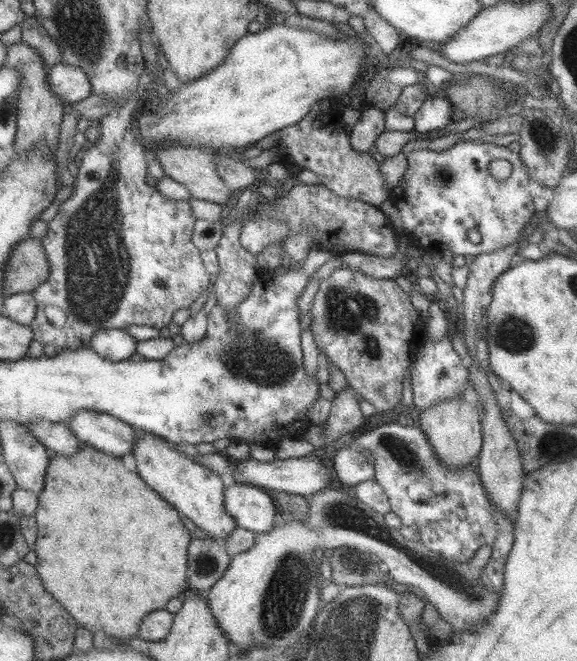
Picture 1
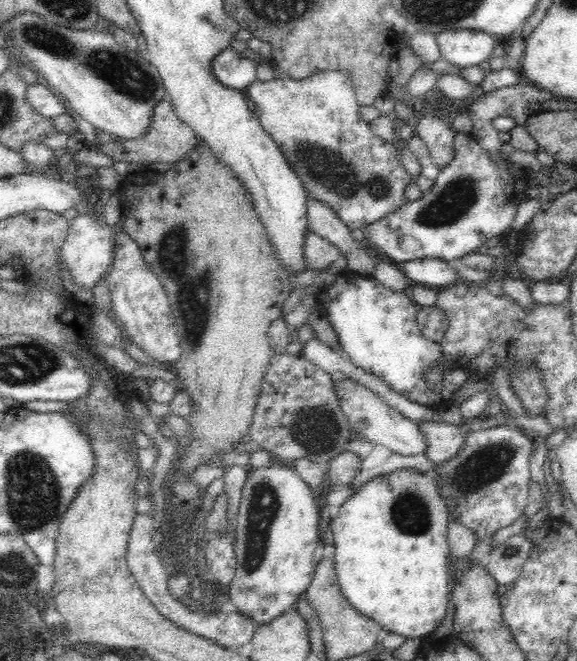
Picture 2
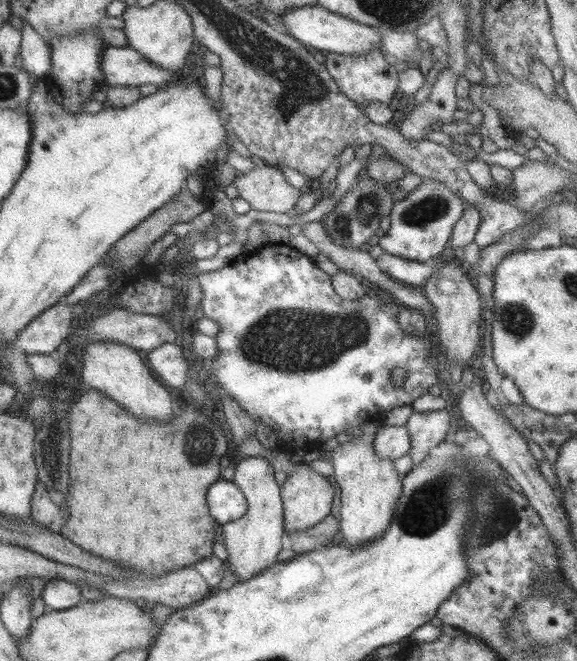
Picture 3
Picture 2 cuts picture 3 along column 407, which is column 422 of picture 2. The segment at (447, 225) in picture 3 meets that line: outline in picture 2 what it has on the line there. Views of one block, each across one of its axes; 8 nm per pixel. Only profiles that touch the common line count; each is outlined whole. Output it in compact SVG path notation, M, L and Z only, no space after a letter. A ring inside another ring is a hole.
M457 132L454 138L454 156L448 164L439 167L430 192L424 192L418 200L409 200L393 208L386 216L373 222L364 230L372 247L377 247L397 264L423 260L441 259L456 263L462 256L478 252L491 238L501 237L510 230L516 218L518 205L527 198L530 188L524 169L514 164L514 156L502 154L504 164L493 160L493 154L486 152L475 136L466 132Z

